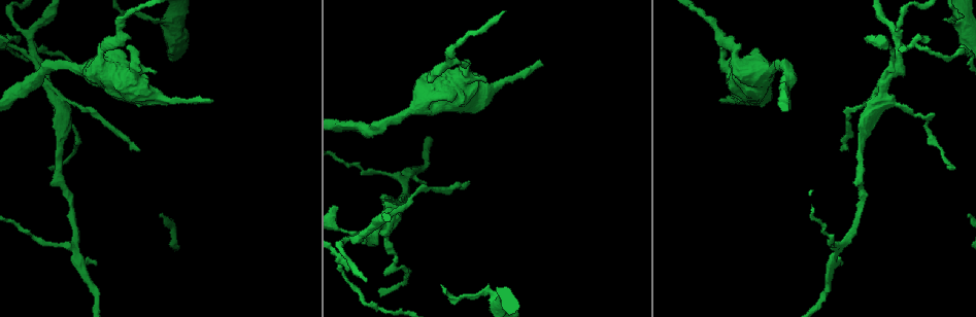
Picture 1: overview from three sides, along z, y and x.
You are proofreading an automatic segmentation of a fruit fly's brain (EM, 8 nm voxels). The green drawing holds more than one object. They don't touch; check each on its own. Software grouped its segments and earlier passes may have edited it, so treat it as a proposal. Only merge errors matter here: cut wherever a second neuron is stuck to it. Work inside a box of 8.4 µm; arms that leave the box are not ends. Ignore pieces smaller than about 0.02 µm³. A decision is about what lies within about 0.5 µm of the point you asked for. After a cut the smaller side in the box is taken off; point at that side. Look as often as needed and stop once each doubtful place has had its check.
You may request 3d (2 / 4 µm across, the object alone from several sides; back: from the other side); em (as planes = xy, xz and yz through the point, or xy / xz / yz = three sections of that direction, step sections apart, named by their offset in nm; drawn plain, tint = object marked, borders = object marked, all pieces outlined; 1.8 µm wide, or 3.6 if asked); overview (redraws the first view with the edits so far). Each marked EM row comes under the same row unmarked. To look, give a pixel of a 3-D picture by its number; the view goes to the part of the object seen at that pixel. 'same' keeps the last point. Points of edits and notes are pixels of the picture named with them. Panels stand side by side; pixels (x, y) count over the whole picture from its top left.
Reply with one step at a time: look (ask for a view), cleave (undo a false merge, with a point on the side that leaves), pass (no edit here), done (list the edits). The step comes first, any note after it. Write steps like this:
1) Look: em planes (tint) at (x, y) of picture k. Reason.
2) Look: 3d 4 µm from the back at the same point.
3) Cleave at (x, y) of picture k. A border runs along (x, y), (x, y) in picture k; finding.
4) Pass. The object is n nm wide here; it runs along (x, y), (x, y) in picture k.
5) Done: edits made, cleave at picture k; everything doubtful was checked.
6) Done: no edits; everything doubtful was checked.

Look: em 3.6 µm yz step 4 (tint) at (130, 76) of picture 1. Abrupt turn.

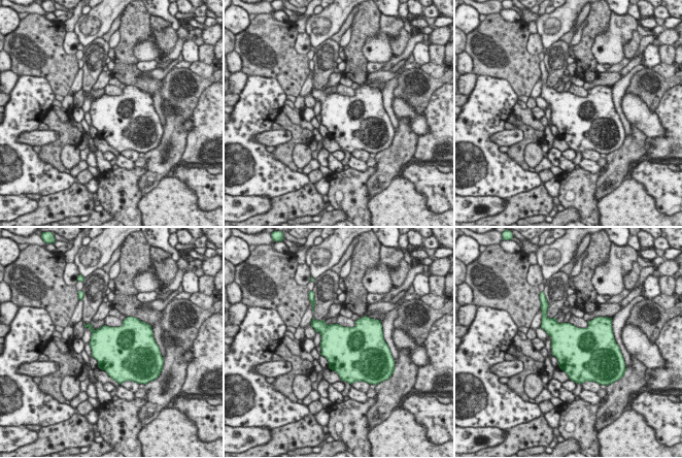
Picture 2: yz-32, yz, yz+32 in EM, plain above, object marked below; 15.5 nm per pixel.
Look: em 3.6 µm planes (tint) at the same point. Cut it another way.

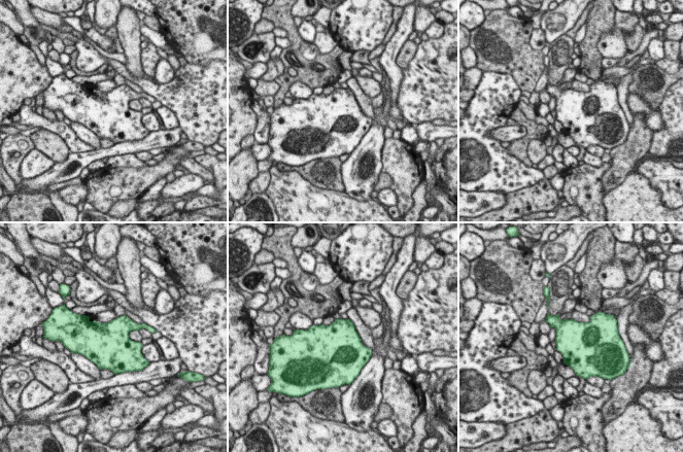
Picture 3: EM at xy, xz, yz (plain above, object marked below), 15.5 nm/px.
Pass. All the same neuron.

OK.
Look: em 3.6 µm planes (tint) at (100, 60) of picture 1. Sudden change in width.

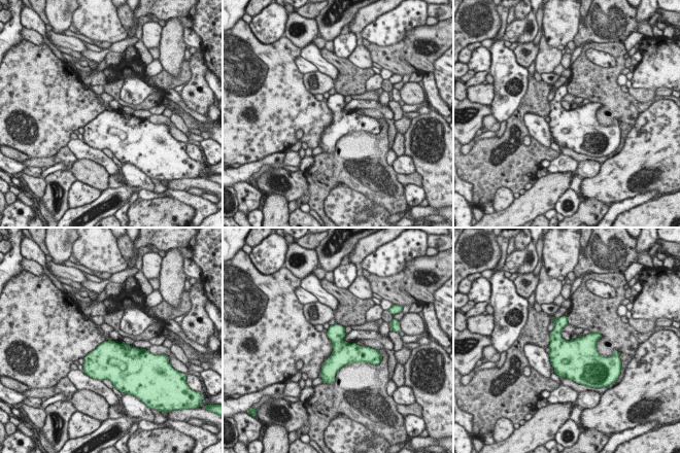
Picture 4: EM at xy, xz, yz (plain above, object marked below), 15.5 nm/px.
Pass. One neuron here.

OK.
Look: em xy step 8 (tint) at (874, 104) of picture 1.

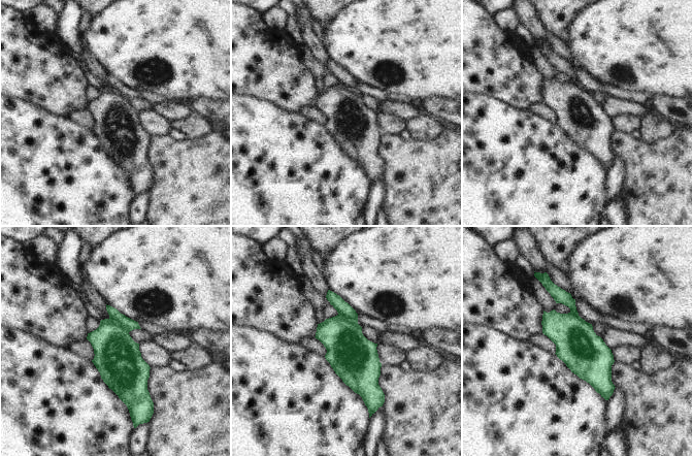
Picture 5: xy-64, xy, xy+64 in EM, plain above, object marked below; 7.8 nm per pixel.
Look: em planes (tint) at the same point.

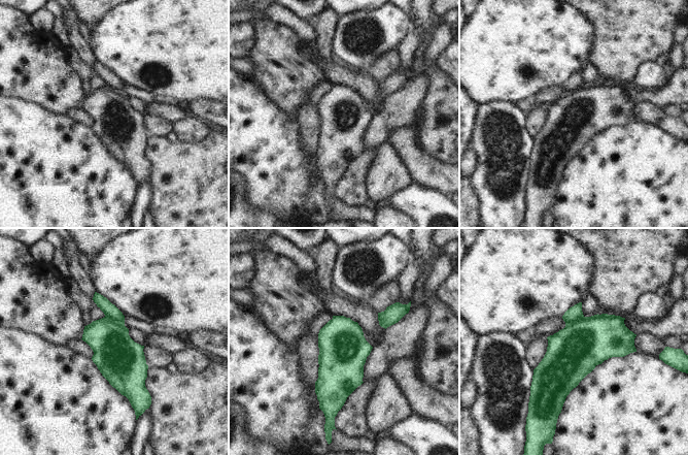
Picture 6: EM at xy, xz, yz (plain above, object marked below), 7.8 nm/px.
Pass. Continuous, no second neuron.

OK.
Look: em 3.6 µm yz step 4 (tint) at (35, 54) of picture 1. Four-way junction.

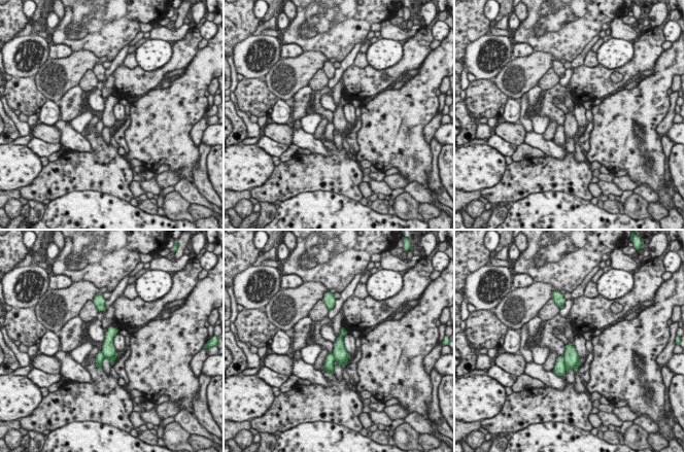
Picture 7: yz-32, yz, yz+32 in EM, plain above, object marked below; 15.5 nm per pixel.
Look: em 3.6 µm xz step 8 (tint) at the same point.

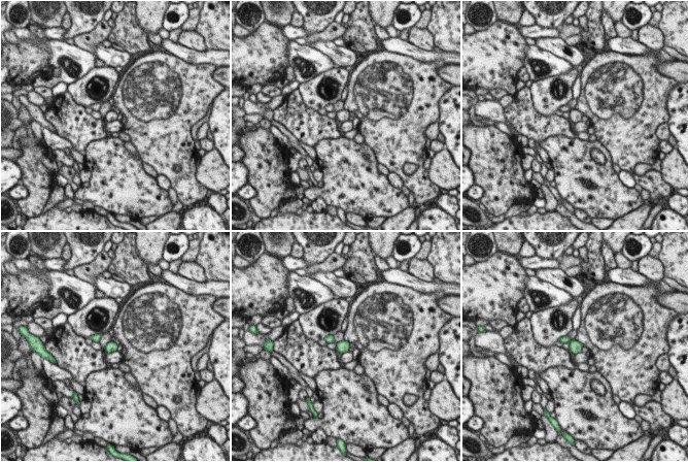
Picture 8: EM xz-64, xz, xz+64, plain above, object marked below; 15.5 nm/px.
Pass. All the same neuron.

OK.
Look: 3d 2 µm from the back at (839, 244) of picture 1. Three-way junction.

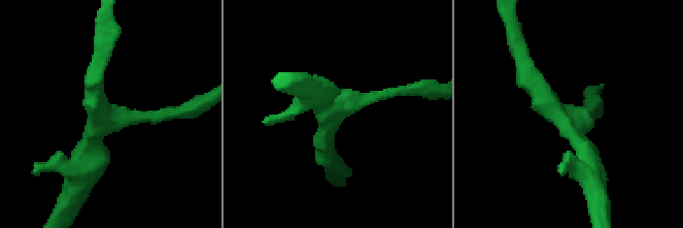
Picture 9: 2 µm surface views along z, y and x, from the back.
Look: em planes (borders) at (328, 123) of picture 9. Shape alone is not enough.

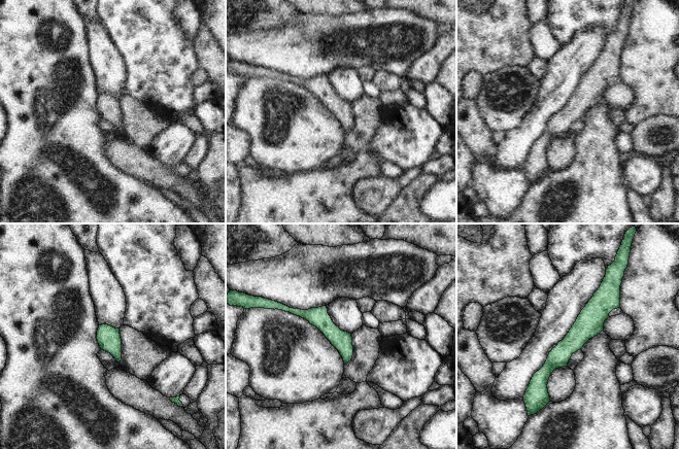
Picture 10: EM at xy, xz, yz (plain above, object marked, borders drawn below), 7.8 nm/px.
Pass. It runs along (604, 286), (540, 391) in picture 10; one neuron here.

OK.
Done: no edits; everything doubtful was checked.

